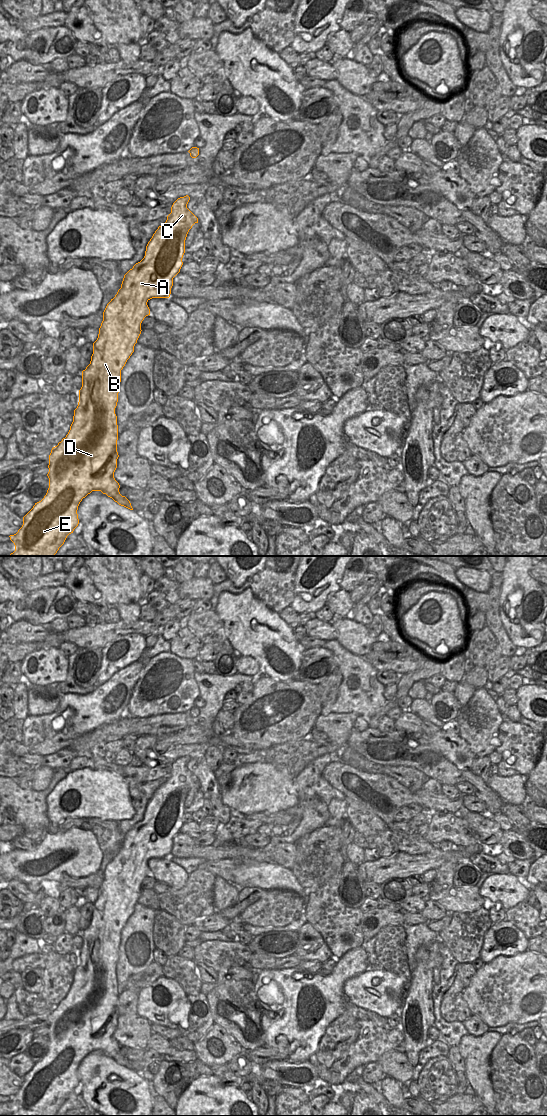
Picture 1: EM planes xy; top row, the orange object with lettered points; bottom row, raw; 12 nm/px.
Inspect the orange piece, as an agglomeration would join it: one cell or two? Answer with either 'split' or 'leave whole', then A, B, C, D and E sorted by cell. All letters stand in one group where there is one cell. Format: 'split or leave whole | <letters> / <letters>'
leave whole | A B C D E

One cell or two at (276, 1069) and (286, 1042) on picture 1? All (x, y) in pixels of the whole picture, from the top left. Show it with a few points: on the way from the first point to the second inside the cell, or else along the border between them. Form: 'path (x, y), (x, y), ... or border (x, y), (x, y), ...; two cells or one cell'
border (280, 1060), (288, 1062), (302, 1062), (304, 1060); two cells

